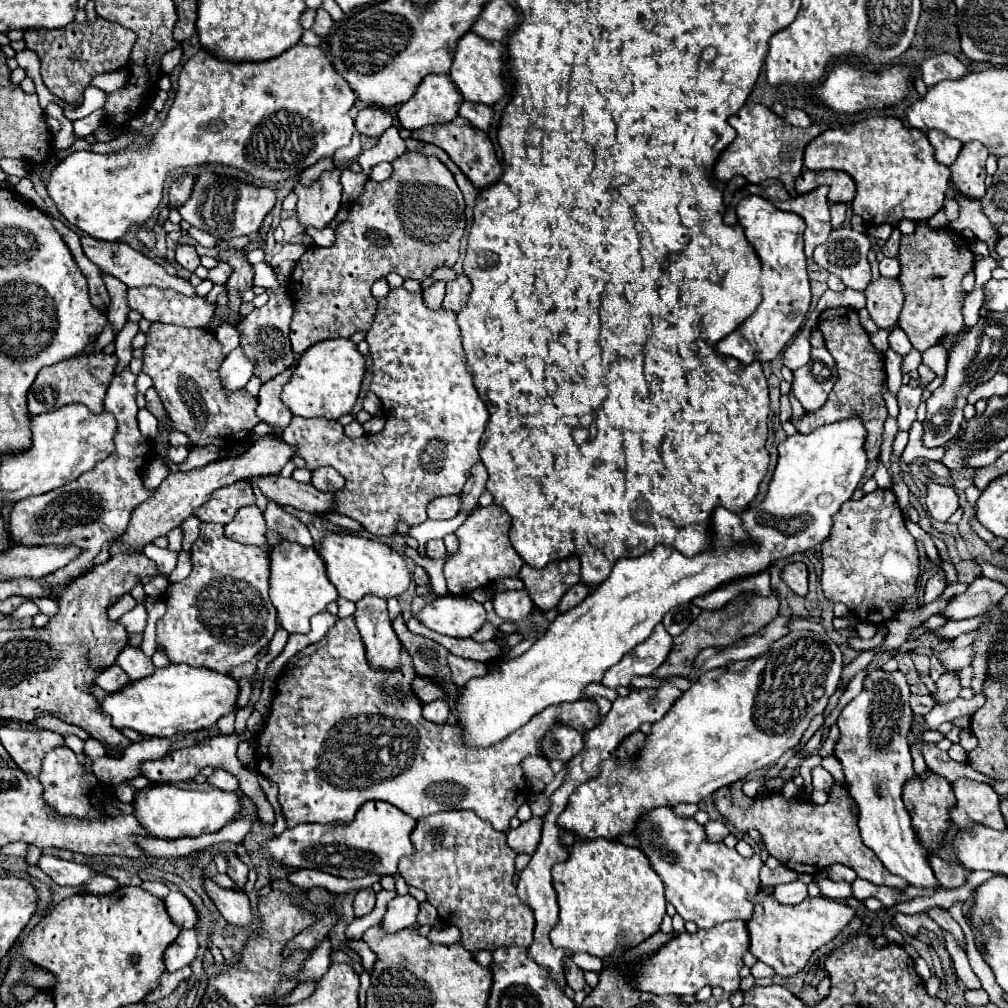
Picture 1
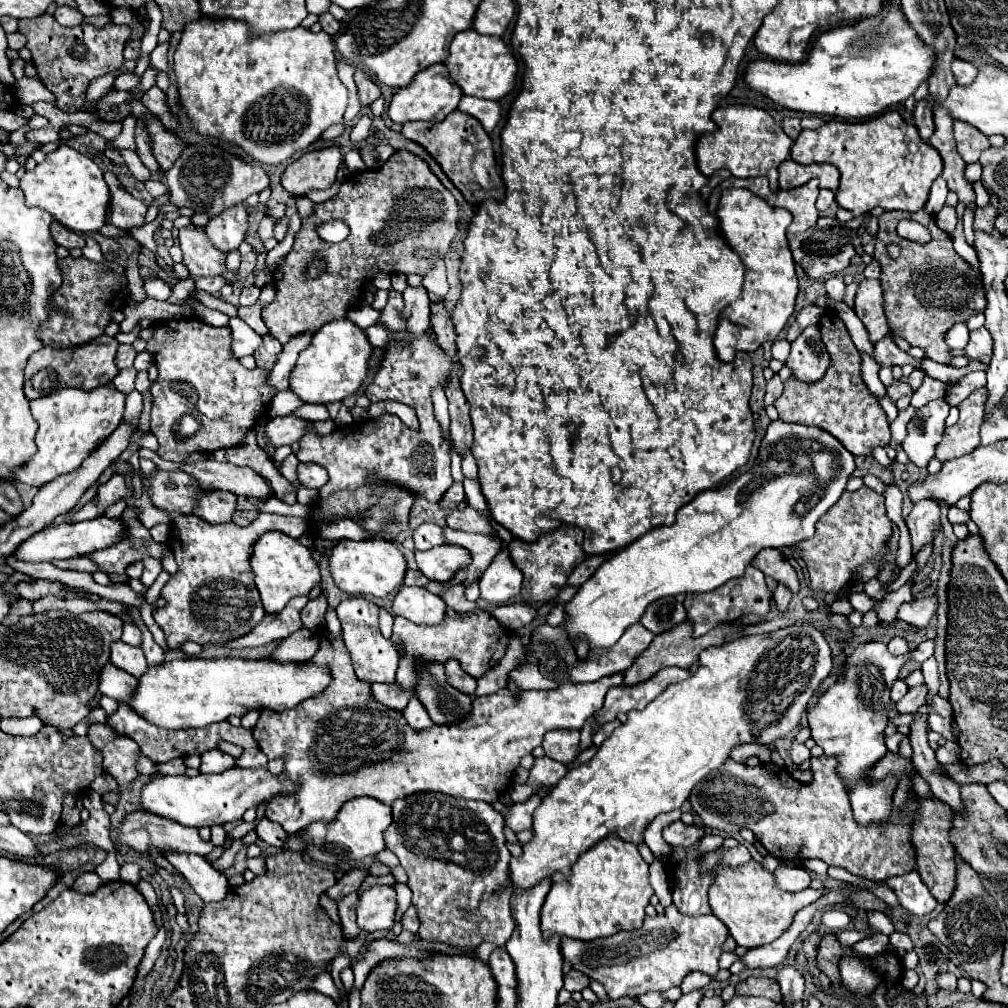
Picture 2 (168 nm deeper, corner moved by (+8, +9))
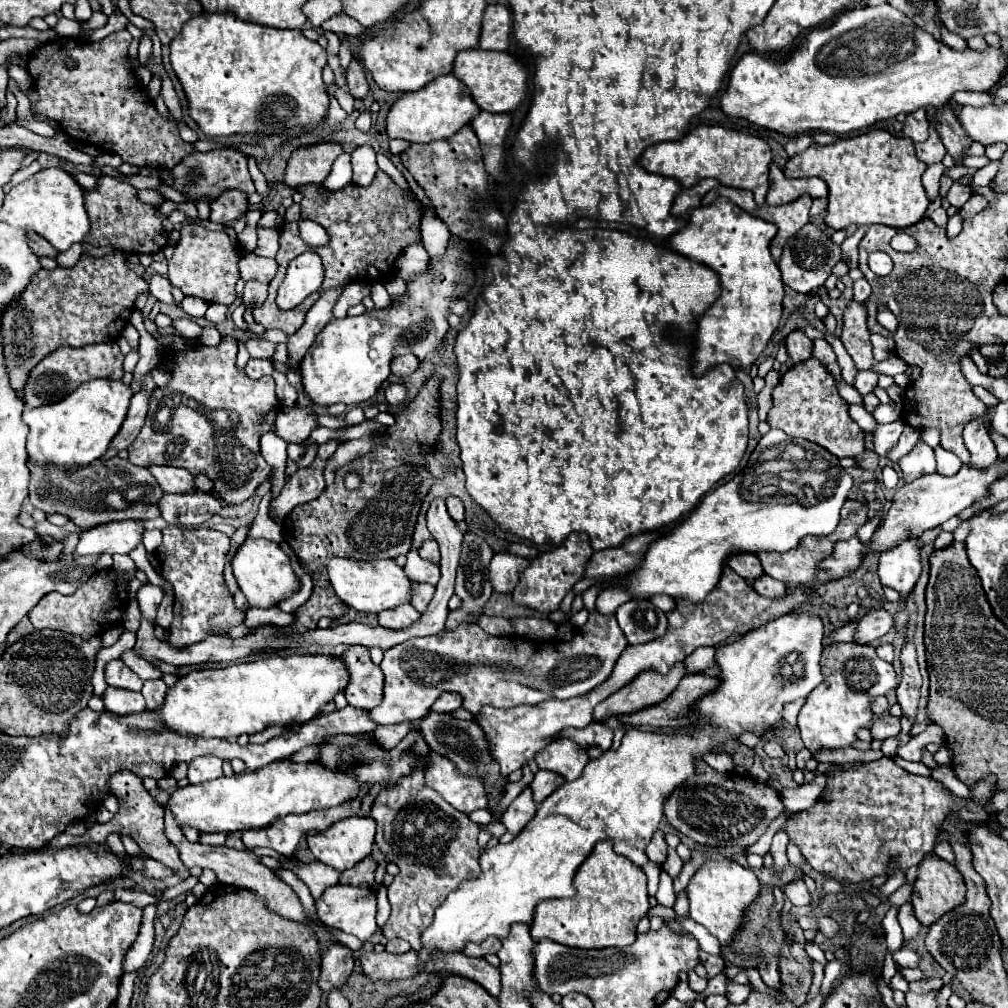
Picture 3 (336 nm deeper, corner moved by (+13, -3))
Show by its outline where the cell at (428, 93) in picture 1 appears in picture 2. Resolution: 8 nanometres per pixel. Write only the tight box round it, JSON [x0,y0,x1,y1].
[388,63,462,123]

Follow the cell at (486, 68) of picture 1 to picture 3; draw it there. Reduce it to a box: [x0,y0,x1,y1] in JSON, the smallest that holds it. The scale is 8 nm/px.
[453,49,527,113]

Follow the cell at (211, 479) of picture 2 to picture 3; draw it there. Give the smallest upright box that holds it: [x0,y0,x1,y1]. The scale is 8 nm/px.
[147,465,193,493]

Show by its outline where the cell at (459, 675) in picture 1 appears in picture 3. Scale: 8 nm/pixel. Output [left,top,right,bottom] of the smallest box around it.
[431,693,463,713]

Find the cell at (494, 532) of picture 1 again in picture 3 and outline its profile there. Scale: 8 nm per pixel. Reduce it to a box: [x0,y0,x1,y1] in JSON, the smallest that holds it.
[405,549,439,585]

